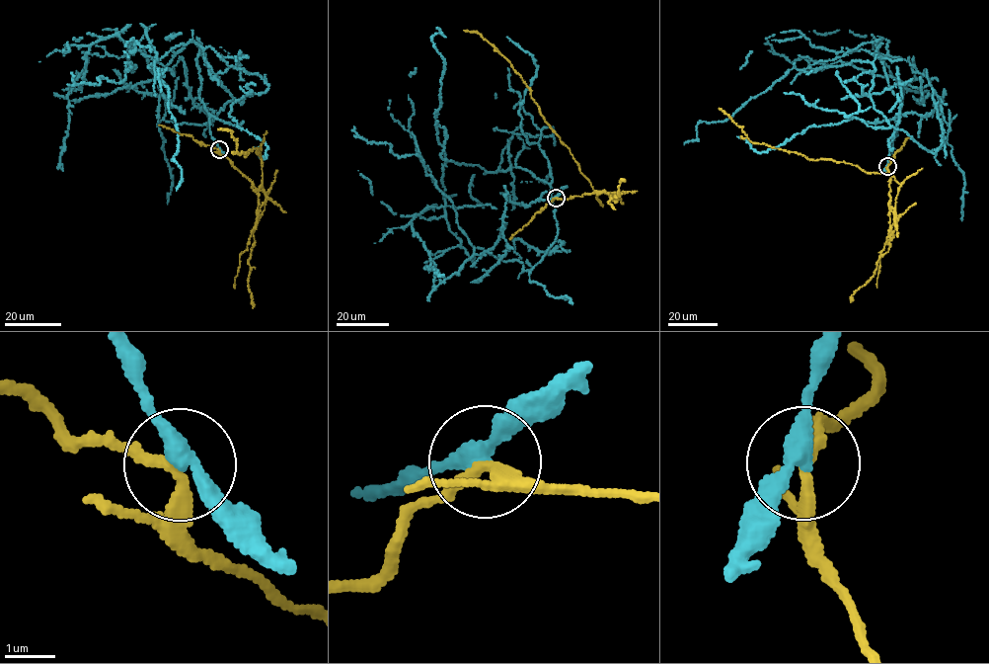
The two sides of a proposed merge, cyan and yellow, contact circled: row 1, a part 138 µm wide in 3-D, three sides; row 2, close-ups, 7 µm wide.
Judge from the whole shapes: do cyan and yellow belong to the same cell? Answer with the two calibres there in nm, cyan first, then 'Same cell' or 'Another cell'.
Thickness 320 nm (cyan) against 220 nm. Another cell

